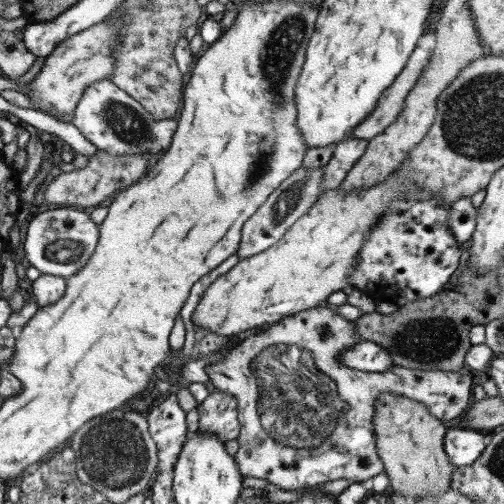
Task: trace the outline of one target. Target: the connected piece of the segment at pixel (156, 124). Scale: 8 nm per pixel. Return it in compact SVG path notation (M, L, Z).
M108 79L87 86L72 110L71 124L82 136L105 155L121 157L125 155L163 154L167 151L176 119L153 120L153 117L126 92L115 87Z

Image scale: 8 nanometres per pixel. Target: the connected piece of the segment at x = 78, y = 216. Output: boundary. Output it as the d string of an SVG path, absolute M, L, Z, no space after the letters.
M55 207L41 211L27 224L22 243L24 256L39 272L67 279L90 259L100 235L99 229L100 225L93 223L89 215L79 209Z

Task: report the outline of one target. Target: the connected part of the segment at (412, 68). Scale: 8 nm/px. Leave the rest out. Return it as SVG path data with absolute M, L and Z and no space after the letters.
M416 47L409 55L406 66L377 99L375 109L355 128L352 128L349 137L339 139L339 143L345 142L345 140L350 138L357 138L357 140L365 140L367 142L377 136L387 125L390 125L403 108L407 93L416 84L415 81L422 73L423 67L426 67L429 58L427 50Z

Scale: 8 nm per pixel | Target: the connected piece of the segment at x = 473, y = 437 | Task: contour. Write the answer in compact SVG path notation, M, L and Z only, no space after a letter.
M459 427L444 432L443 450L455 467L469 466L484 448L483 432Z

